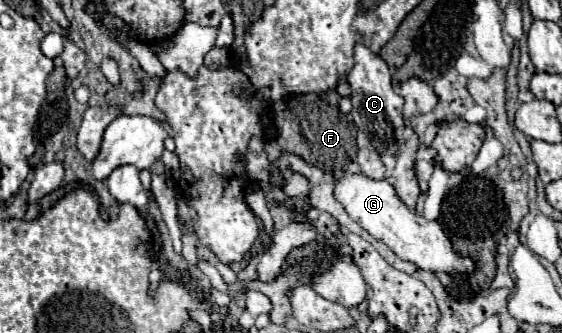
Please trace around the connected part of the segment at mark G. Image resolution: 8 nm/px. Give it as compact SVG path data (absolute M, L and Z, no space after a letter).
M340 172L336 176L336 200L344 206L344 210L356 220L368 234L386 242L402 260L414 262L422 270L430 272L444 272L444 274L472 274L476 262L468 256L462 256L454 250L448 234L442 230L438 220L426 220L412 212L404 202L400 202L396 190L386 184L372 180L364 174Z

